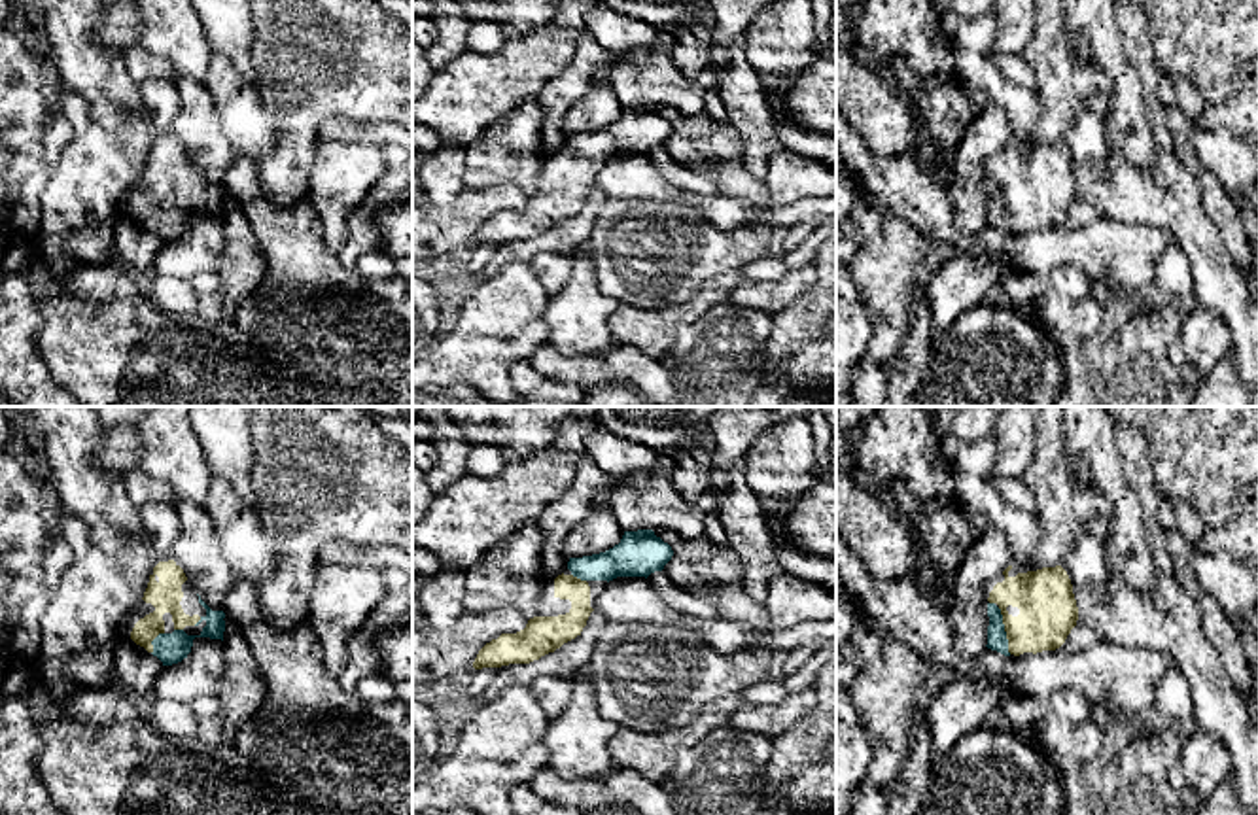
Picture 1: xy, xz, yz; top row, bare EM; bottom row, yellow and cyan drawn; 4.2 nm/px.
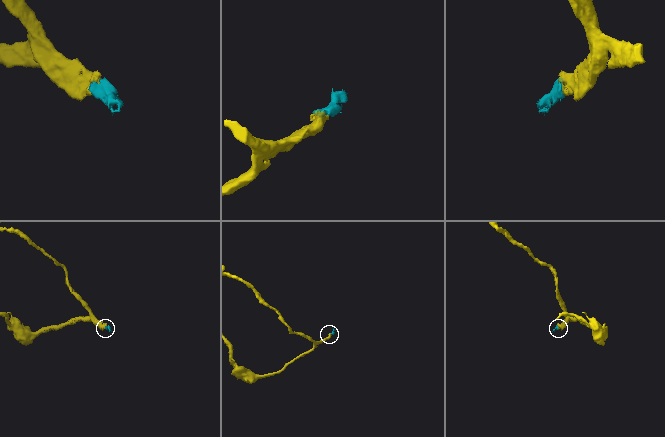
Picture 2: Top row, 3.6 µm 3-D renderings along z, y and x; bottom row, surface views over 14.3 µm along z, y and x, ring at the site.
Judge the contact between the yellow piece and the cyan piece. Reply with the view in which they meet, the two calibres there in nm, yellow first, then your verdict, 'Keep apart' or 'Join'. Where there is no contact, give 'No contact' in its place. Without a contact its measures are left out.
Touches yellow in yz. Thickness 240 nm (yellow) against 80 nm. Join

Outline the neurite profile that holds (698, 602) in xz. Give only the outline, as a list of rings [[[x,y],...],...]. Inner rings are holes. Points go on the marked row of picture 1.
[[[664,569],[651,573],[647,581],[672,609],[709,622],[721,620],[709,588],[677,586]]]

